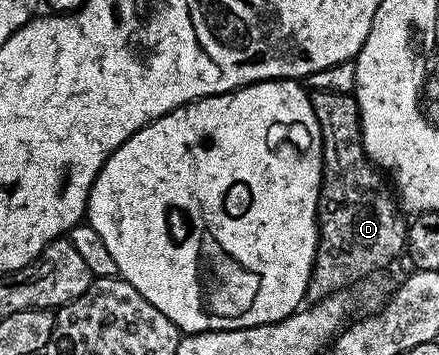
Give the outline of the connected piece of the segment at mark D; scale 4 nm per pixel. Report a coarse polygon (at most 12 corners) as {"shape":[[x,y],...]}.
{"shape":[[310,93],[322,136],[306,301],[406,248],[391,182],[366,156],[357,96]]}

